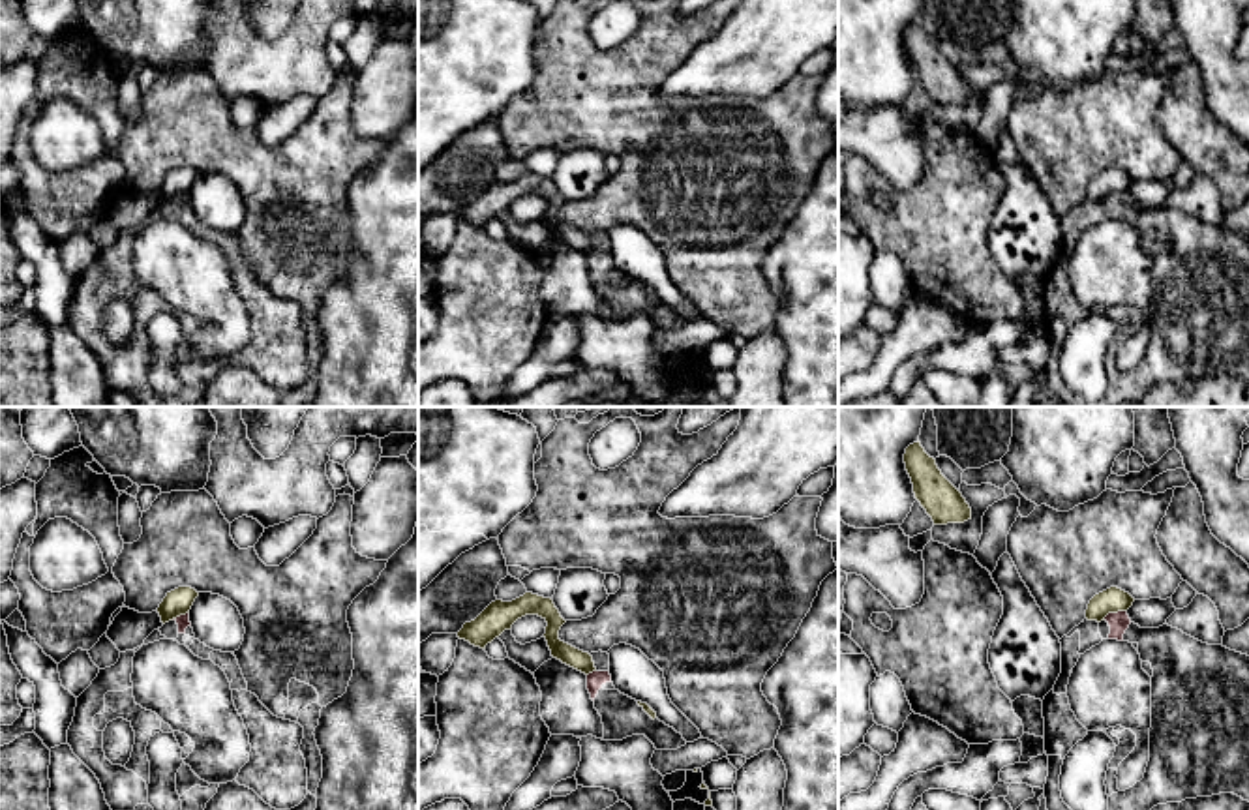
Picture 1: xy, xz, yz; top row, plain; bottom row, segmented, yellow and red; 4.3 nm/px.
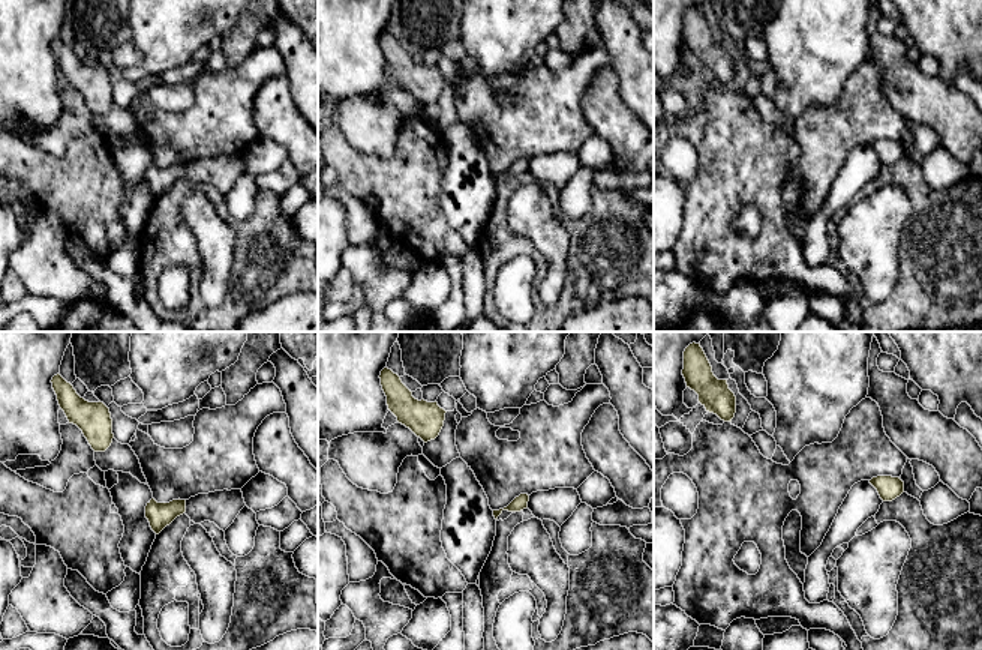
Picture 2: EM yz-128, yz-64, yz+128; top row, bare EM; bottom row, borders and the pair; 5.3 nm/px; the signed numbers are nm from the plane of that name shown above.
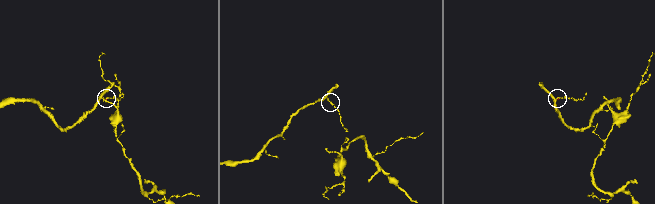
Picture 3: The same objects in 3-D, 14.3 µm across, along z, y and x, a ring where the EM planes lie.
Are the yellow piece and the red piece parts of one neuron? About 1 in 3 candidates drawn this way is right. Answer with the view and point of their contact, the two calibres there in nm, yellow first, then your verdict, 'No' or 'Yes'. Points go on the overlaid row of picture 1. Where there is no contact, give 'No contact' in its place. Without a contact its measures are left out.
Touches yellow at yz (1114, 612). Thickness 110 nm (yellow) against 90 nm. No

